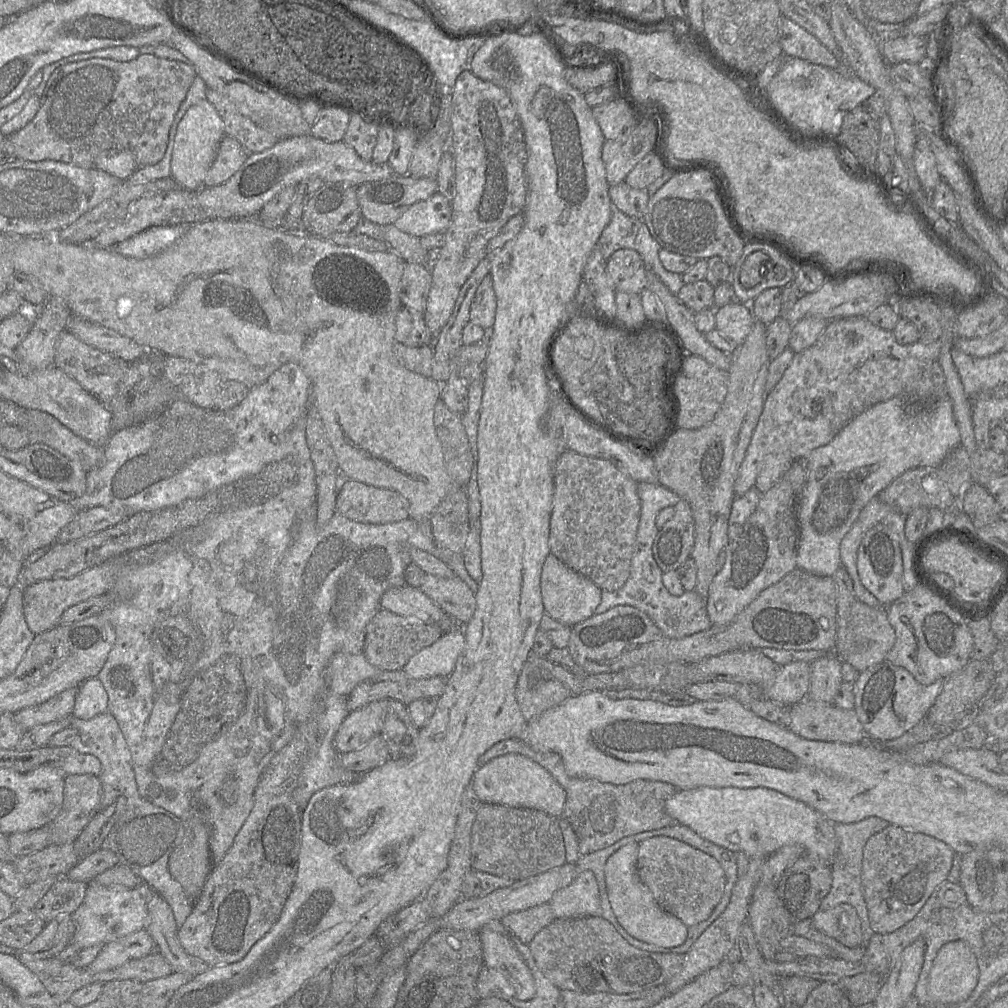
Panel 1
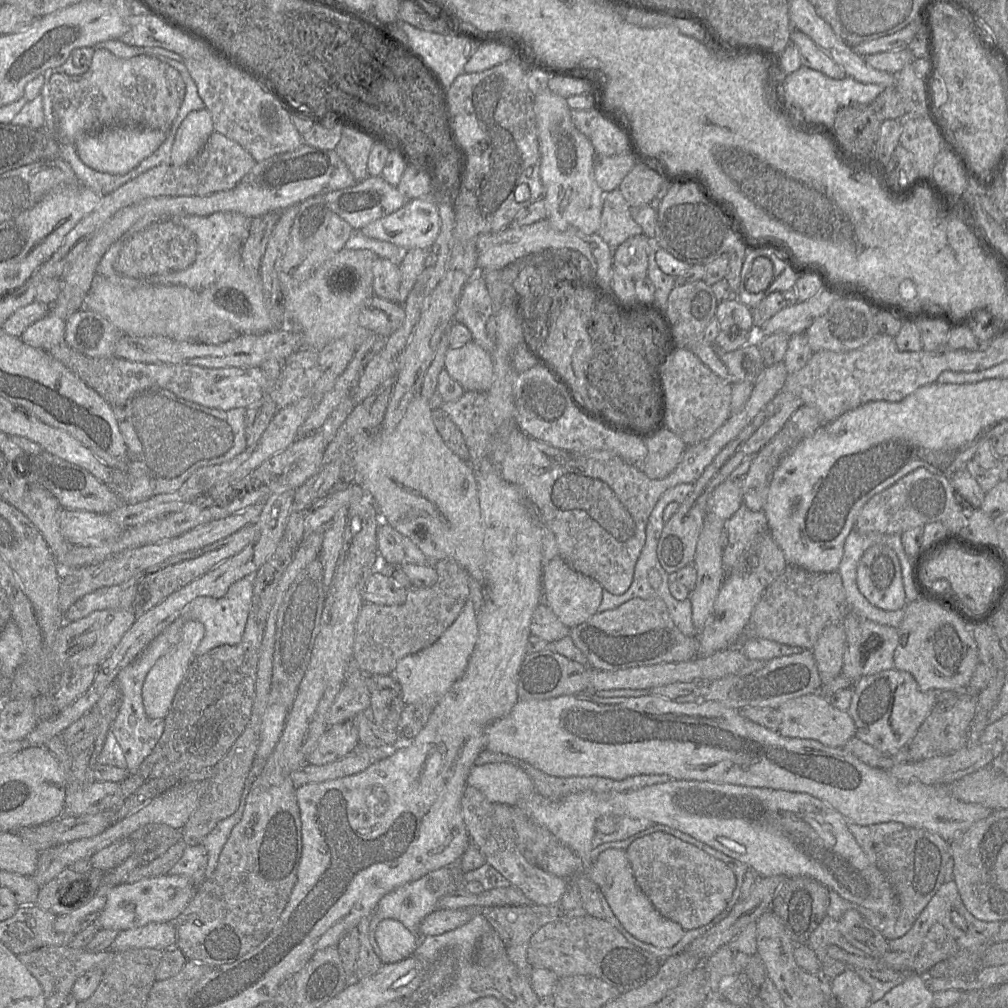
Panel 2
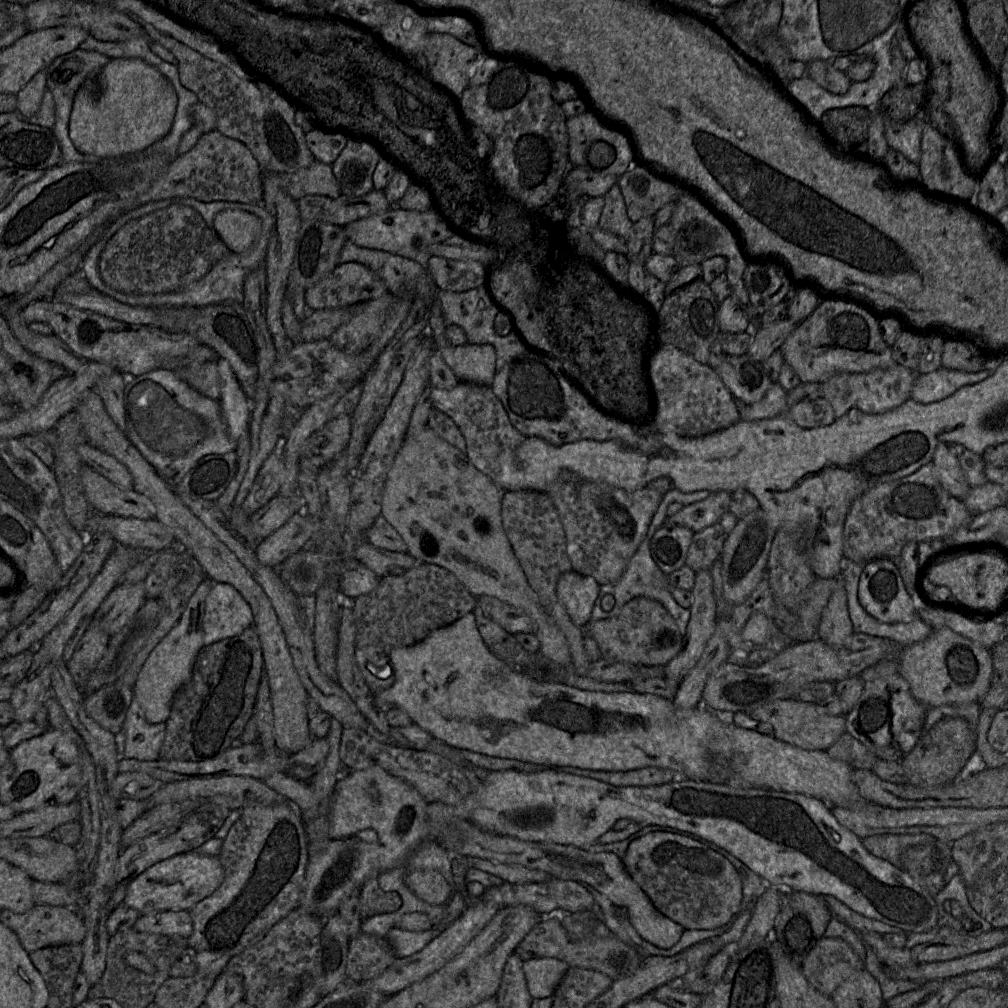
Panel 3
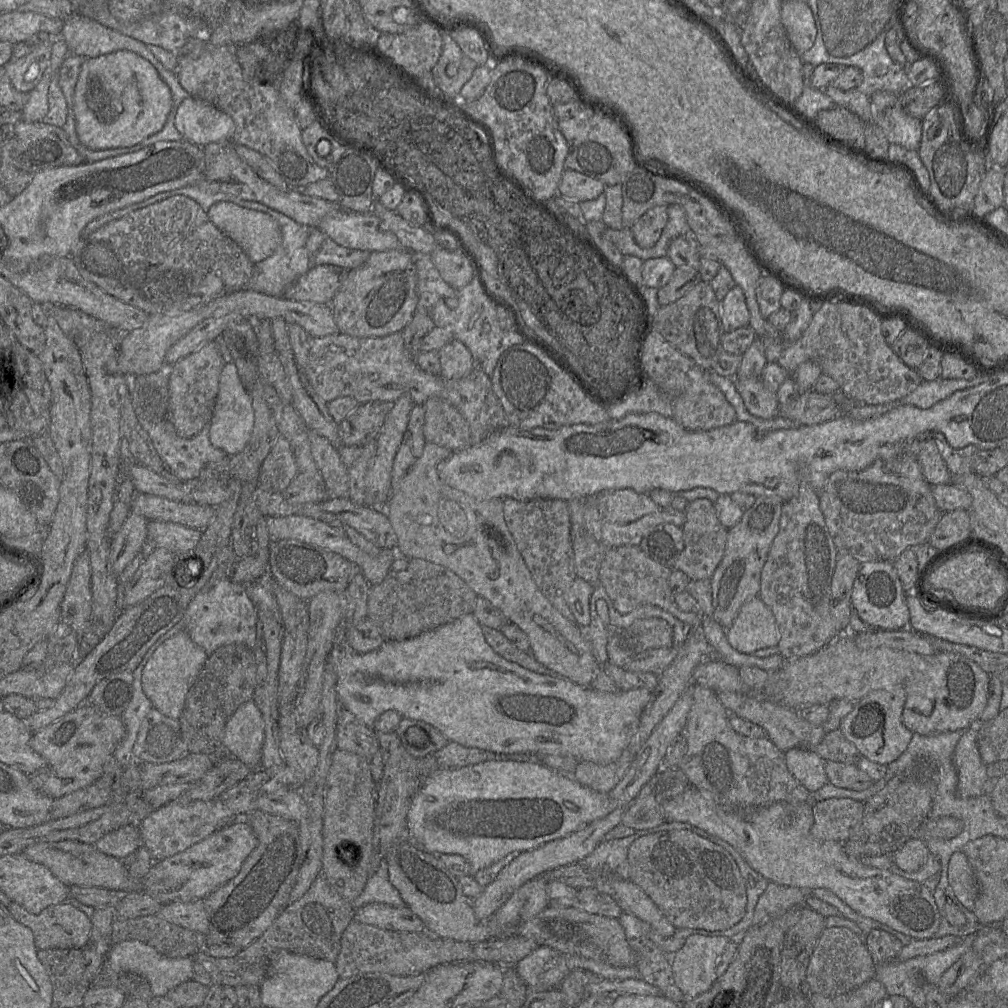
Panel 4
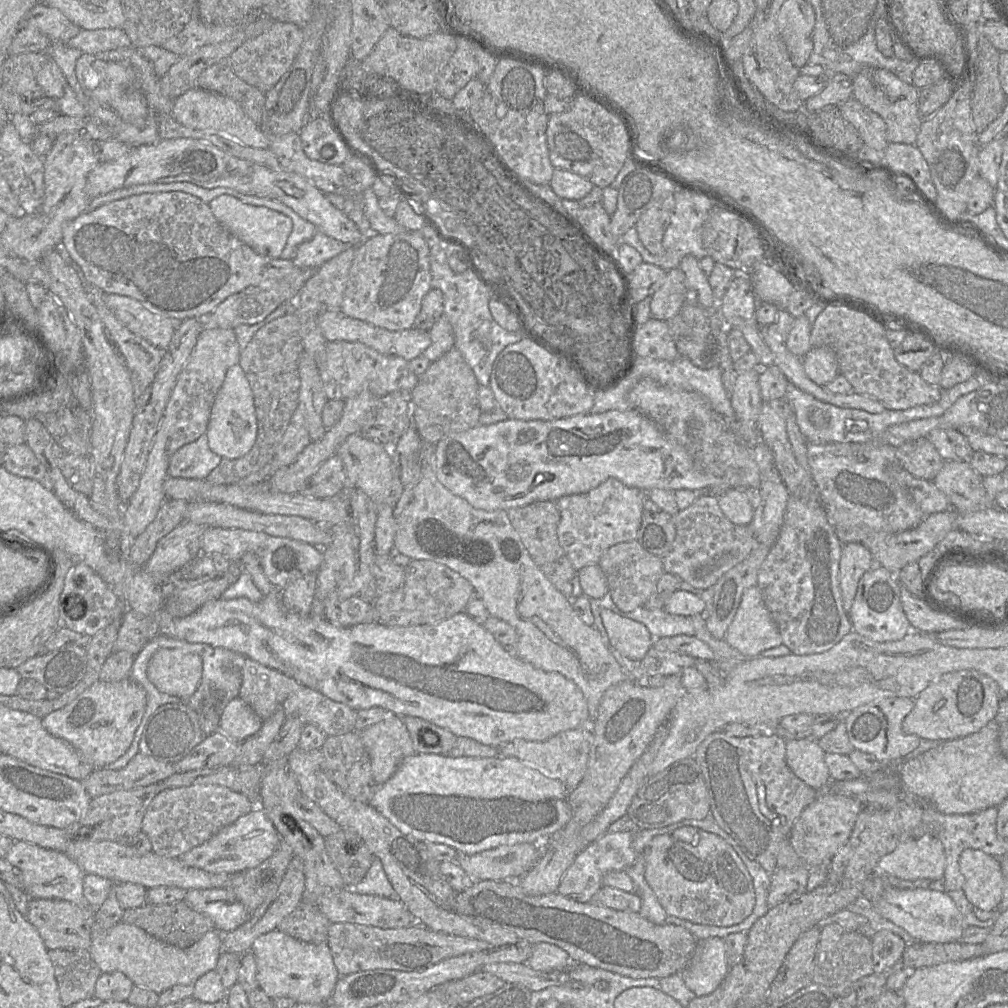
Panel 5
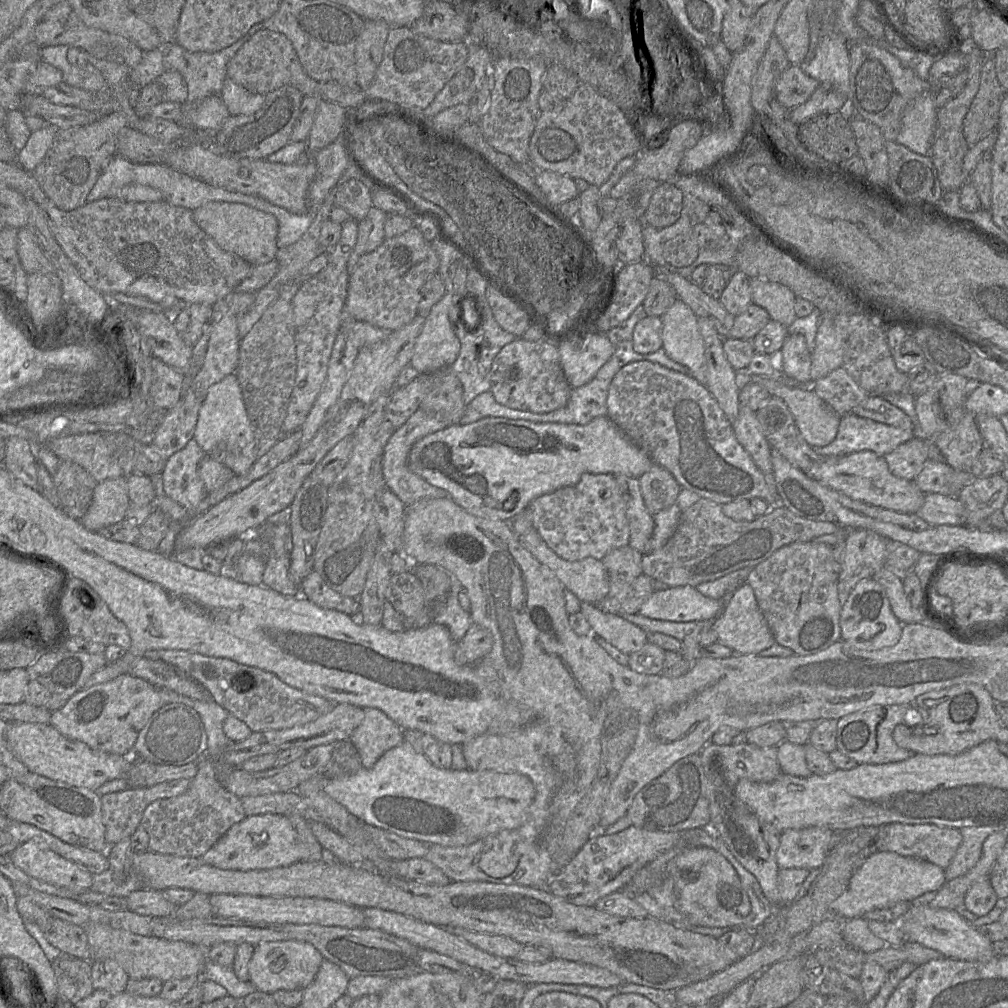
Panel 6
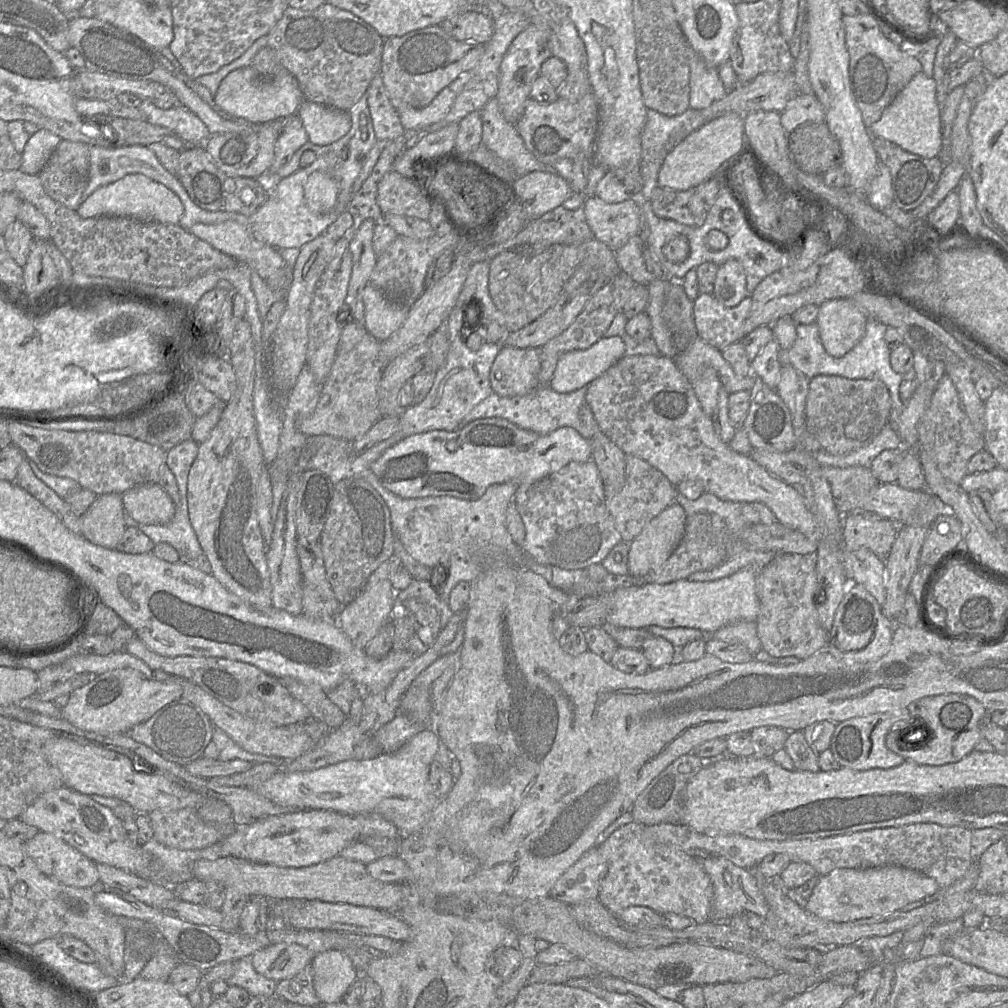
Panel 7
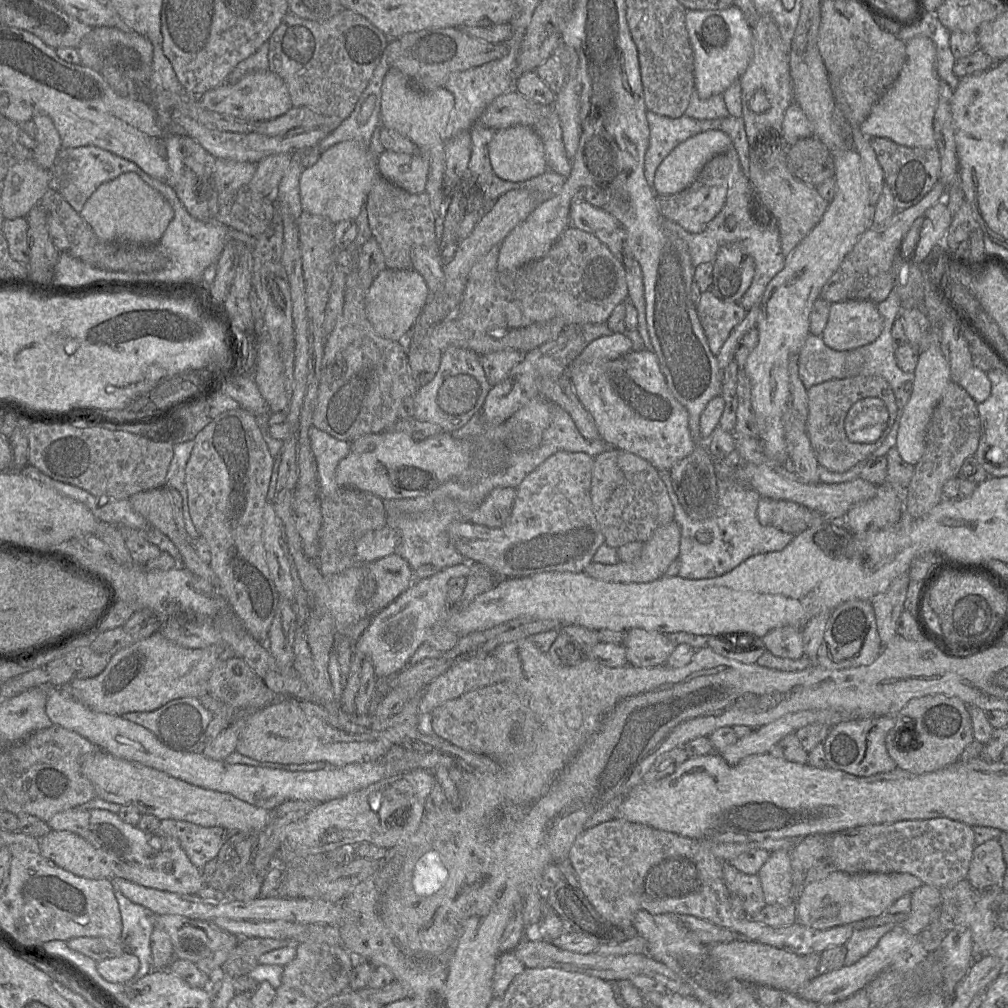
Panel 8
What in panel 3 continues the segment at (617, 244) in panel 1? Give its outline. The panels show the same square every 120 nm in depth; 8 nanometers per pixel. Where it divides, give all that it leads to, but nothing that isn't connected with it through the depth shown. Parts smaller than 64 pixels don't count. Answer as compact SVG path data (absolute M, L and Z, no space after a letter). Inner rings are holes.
M615 183L603 197L604 206L598 227L619 237L627 237L633 222L627 216L625 201L618 183Z

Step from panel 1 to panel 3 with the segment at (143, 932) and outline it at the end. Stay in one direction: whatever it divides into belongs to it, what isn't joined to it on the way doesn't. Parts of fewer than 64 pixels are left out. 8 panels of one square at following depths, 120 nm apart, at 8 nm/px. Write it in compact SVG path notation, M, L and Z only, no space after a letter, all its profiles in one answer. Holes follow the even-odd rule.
M169 910L141 915L133 928L138 932L179 935L187 939L193 933L193 922L189 910Z

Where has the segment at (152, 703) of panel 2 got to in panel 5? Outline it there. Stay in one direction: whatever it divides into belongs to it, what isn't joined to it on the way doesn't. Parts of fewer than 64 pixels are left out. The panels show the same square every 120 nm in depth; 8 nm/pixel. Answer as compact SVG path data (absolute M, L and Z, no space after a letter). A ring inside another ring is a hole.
M179 649L159 650L148 667L148 678L160 692L183 700L194 694L201 674L201 658Z

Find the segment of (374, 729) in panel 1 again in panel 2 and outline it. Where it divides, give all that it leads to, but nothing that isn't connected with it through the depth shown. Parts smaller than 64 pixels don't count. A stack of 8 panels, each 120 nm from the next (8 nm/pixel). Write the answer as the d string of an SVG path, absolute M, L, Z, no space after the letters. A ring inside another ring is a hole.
M352 719L329 726L309 754L307 763L331 763L353 752L358 743L358 729Z

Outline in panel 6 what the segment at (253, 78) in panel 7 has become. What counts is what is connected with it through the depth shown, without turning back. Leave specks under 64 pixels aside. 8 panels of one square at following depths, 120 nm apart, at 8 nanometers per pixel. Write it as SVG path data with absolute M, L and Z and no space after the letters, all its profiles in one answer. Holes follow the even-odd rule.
M229 78L224 81L220 97L231 116L254 114L265 101L265 95L252 92Z

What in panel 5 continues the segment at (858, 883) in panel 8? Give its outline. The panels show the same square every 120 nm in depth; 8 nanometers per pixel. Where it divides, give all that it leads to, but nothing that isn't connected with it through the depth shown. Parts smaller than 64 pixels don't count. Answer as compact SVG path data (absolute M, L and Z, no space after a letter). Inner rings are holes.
M924 834L901 842L891 853L883 856L870 878L885 879L885 886L890 886L888 878L940 880L944 870L945 856L941 842L935 835Z

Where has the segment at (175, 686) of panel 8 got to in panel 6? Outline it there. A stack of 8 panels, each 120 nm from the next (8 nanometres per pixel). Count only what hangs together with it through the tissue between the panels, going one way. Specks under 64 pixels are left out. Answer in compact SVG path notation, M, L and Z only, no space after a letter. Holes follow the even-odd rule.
M126 673L76 692L61 708L51 713L50 725L64 736L81 741L94 750L129 755L141 729L162 706L159 689Z

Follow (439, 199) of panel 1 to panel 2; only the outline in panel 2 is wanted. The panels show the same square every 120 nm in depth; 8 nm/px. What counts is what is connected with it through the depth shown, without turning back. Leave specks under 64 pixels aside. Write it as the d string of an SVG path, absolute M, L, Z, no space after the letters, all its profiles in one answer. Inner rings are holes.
M432 193L430 196L408 200L404 206L394 213L372 221L363 227L361 232L369 238L392 243L404 250L430 249L439 235L440 227L438 199Z

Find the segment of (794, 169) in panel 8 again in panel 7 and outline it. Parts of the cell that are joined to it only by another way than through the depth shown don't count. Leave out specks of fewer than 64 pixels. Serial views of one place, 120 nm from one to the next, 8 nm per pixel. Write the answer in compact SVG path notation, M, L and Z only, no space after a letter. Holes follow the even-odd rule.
M825 122L802 125L789 134L789 150L802 171L823 175L841 165L842 150Z

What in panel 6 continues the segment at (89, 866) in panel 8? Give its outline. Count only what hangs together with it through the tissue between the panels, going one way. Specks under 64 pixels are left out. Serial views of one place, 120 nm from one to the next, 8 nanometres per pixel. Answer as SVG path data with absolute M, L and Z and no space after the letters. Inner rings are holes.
M34 840L20 843L9 858L29 876L74 892L89 890L93 882L92 873Z

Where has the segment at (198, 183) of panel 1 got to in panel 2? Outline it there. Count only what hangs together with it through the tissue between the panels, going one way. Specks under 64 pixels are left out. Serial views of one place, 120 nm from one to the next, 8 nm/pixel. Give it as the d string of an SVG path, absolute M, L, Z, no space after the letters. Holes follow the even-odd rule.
M205 107L190 112L176 131L171 150L171 164L188 164L214 132L211 113Z

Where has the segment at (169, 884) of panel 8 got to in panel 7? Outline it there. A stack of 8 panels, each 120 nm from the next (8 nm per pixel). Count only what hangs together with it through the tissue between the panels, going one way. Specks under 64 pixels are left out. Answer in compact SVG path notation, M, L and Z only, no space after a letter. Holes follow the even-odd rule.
M67 786L42 794L19 818L40 832L54 834L95 863L107 864L132 874L146 867L146 854L141 849L142 845L133 844L127 839L121 821L113 810Z

